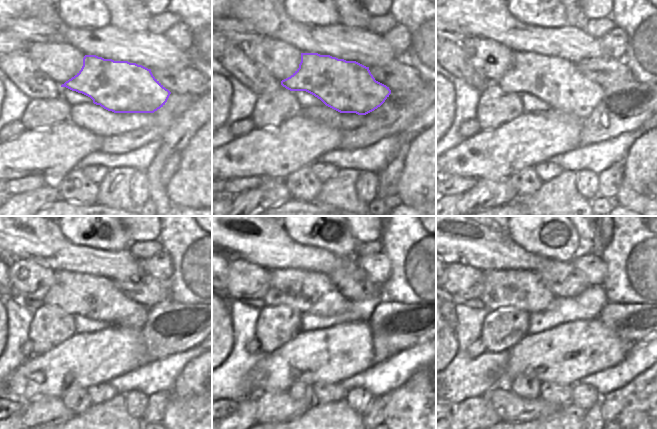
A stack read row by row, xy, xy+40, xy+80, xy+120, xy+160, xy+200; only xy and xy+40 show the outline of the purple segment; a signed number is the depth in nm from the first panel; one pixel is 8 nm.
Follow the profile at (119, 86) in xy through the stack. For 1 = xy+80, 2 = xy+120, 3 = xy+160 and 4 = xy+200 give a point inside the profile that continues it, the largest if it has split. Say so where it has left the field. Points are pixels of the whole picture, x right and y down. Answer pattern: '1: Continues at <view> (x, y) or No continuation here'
1: Continues at xy+80 (555, 80)
2: Continues at xy+120 (99, 298)
3: Continues at xy+160 (306, 291)
4: Continues at xy+200 (518, 288)

